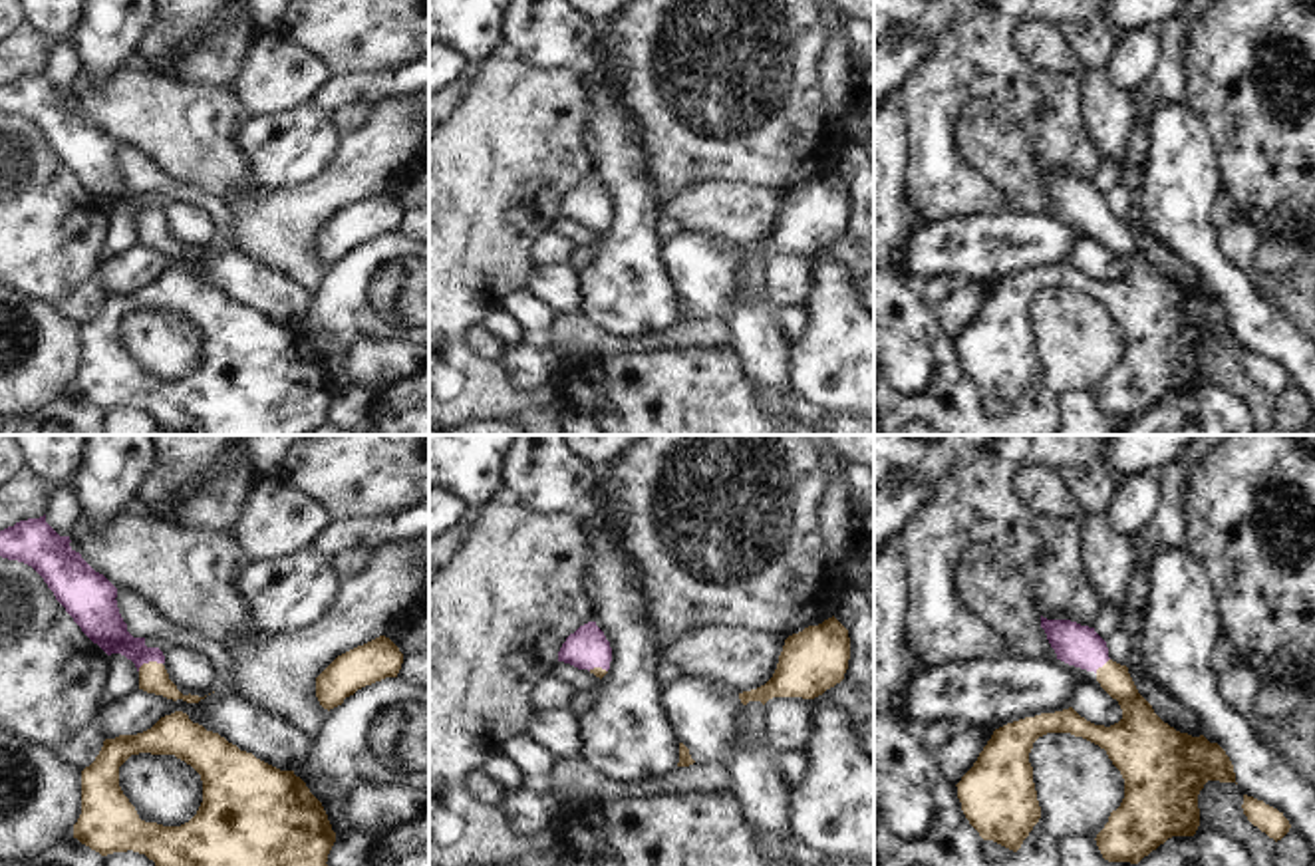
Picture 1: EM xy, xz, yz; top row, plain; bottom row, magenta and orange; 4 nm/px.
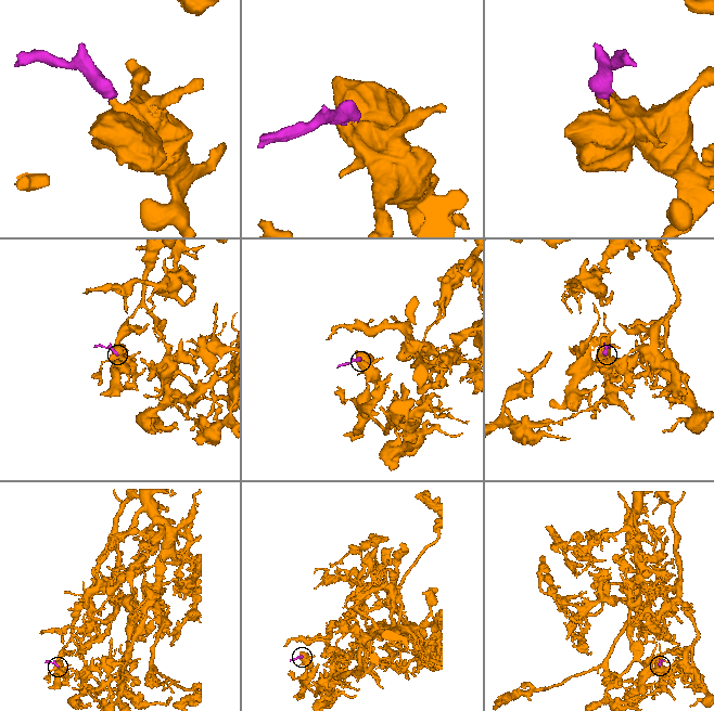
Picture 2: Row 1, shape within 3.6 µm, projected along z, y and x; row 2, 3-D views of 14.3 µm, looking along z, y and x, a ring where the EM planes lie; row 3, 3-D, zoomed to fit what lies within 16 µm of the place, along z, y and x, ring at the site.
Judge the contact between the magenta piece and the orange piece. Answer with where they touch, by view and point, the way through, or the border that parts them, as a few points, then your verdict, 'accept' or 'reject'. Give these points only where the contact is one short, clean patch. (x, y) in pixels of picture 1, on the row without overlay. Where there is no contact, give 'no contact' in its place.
xy (149, 215) | across xy (102, 177), (122, 197), (149, 215), (153, 233) | accept

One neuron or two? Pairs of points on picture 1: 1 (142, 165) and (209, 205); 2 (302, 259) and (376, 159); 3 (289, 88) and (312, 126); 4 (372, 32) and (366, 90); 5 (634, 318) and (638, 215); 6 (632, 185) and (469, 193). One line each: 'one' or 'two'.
1: one
2: one
3: two
4: two
5: one
6: two

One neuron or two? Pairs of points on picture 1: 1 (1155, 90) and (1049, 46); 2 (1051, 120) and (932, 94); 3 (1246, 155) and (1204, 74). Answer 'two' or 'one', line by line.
1: one
2: one
3: one

